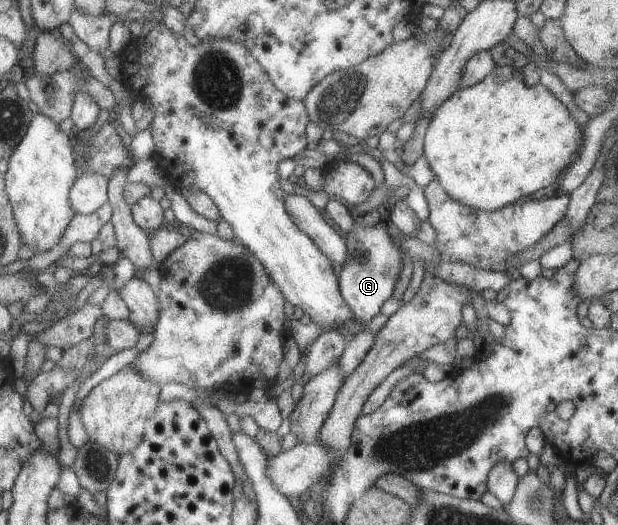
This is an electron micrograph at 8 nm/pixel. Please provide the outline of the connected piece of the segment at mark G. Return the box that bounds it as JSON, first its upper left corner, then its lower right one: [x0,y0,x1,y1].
[341,218,407,326]

